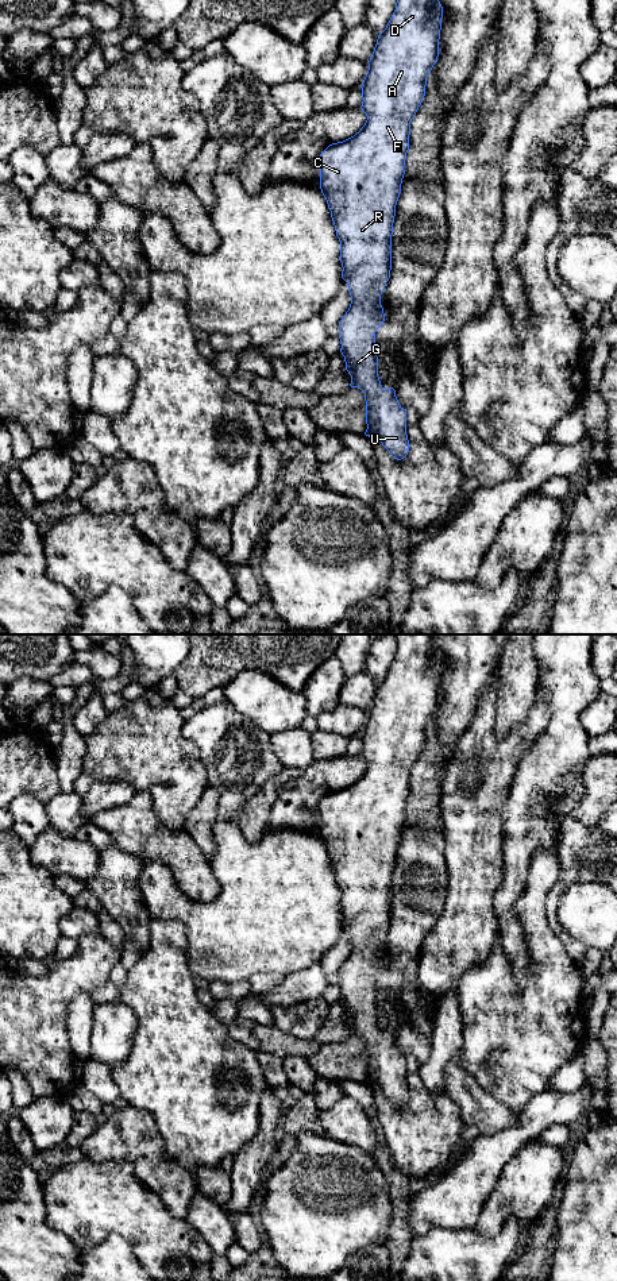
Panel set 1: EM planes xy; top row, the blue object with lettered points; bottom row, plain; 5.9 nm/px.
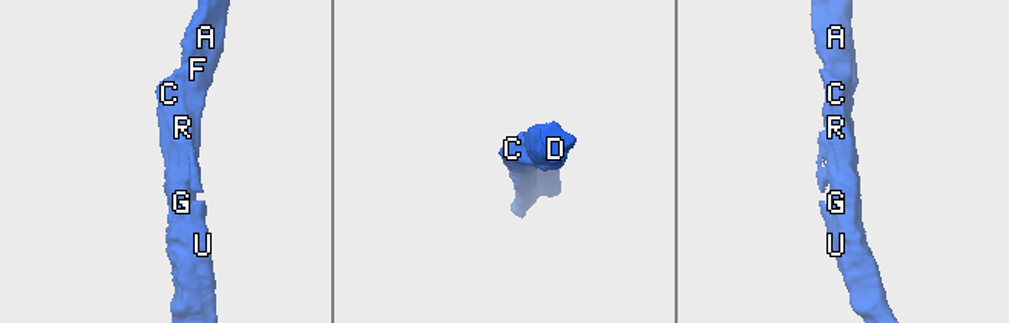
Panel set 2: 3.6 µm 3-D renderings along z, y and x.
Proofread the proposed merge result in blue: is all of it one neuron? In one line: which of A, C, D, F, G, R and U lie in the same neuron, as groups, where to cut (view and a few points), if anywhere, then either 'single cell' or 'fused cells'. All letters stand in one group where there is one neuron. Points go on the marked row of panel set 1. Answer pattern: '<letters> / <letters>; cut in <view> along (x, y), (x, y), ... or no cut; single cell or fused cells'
A C D F G R U; no cut; single cell

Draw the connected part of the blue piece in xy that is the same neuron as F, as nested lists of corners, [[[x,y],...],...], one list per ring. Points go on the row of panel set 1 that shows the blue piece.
[[[397,0],[386,28],[378,35],[360,85],[360,108],[367,120],[359,132],[329,144],[319,157],[320,189],[340,242],[342,278],[351,296],[350,308],[339,321],[340,352],[351,375],[350,386],[365,393],[365,435],[377,436],[397,460],[409,452],[406,409],[400,405],[393,387],[381,386],[375,332],[385,321],[381,294],[390,278],[393,223],[405,174],[410,121],[425,96],[427,77],[437,62],[441,18],[439,0]]]

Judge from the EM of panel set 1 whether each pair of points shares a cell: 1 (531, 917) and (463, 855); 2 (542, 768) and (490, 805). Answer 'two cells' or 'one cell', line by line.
1: two cells
2: two cells

